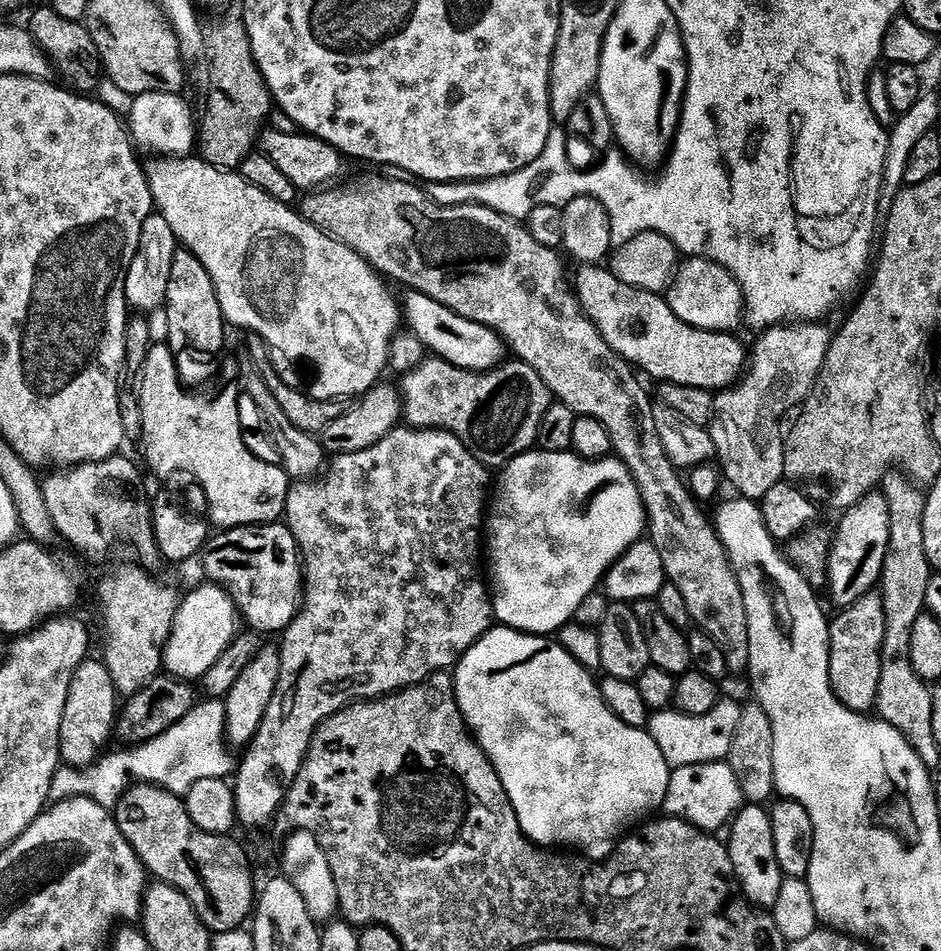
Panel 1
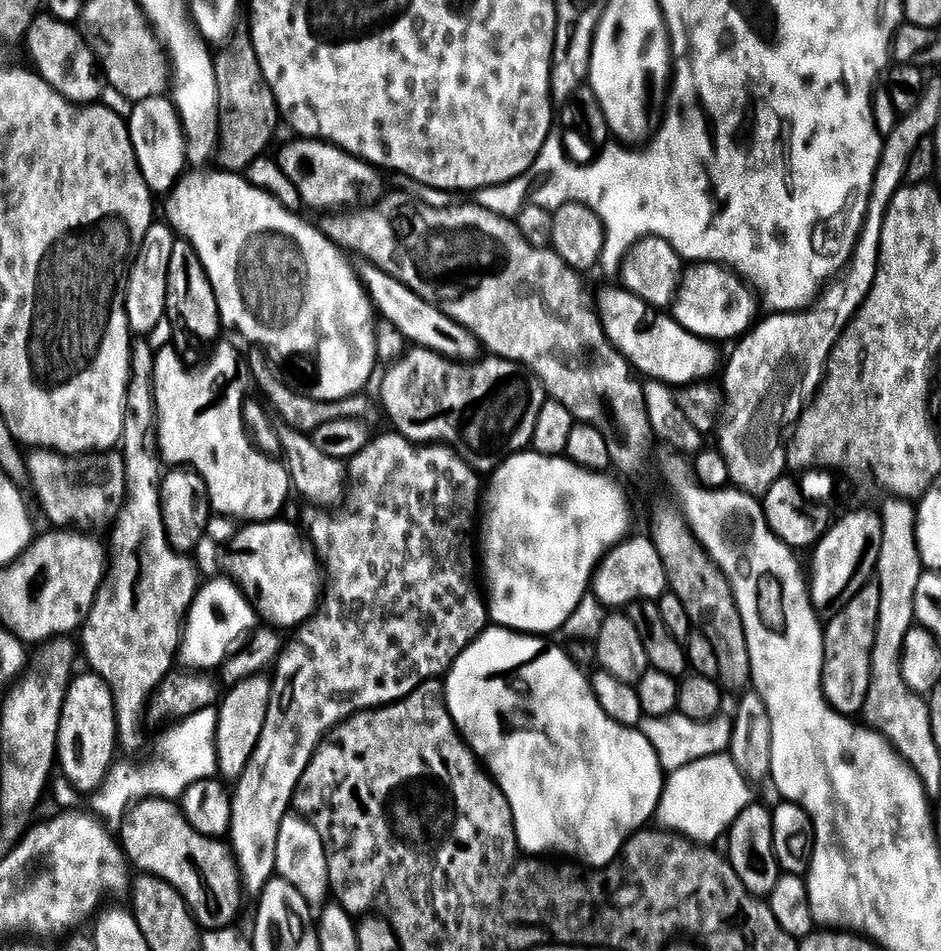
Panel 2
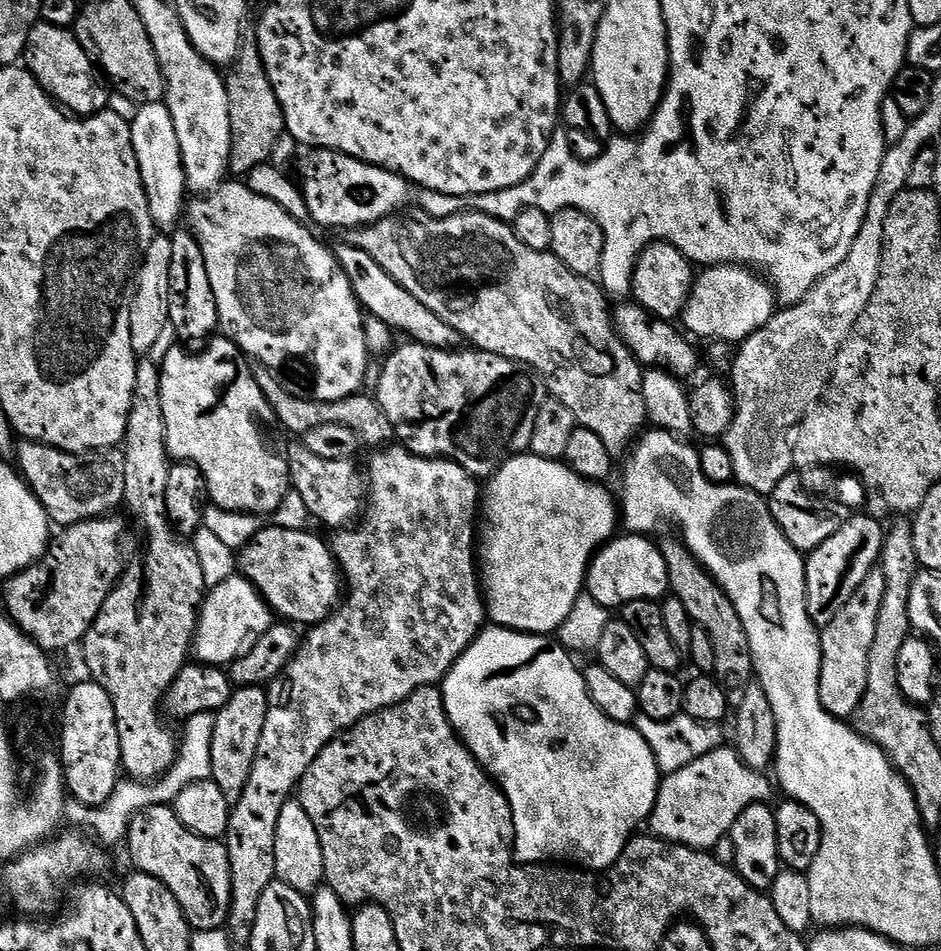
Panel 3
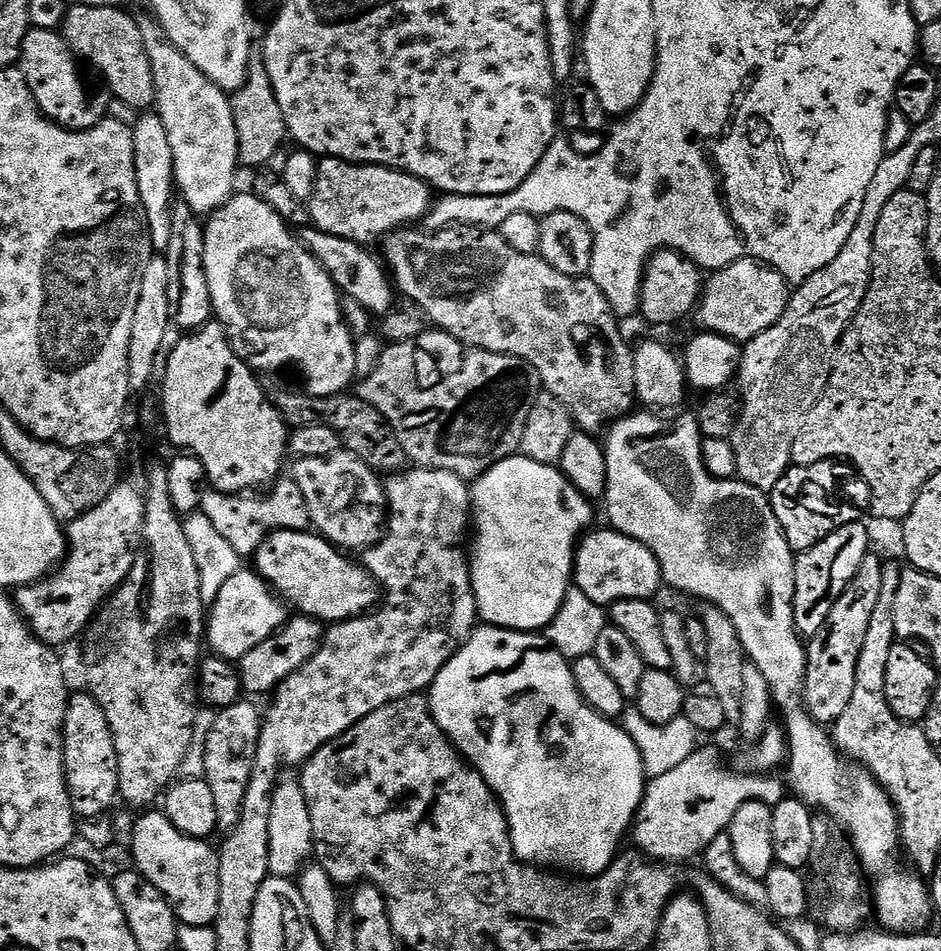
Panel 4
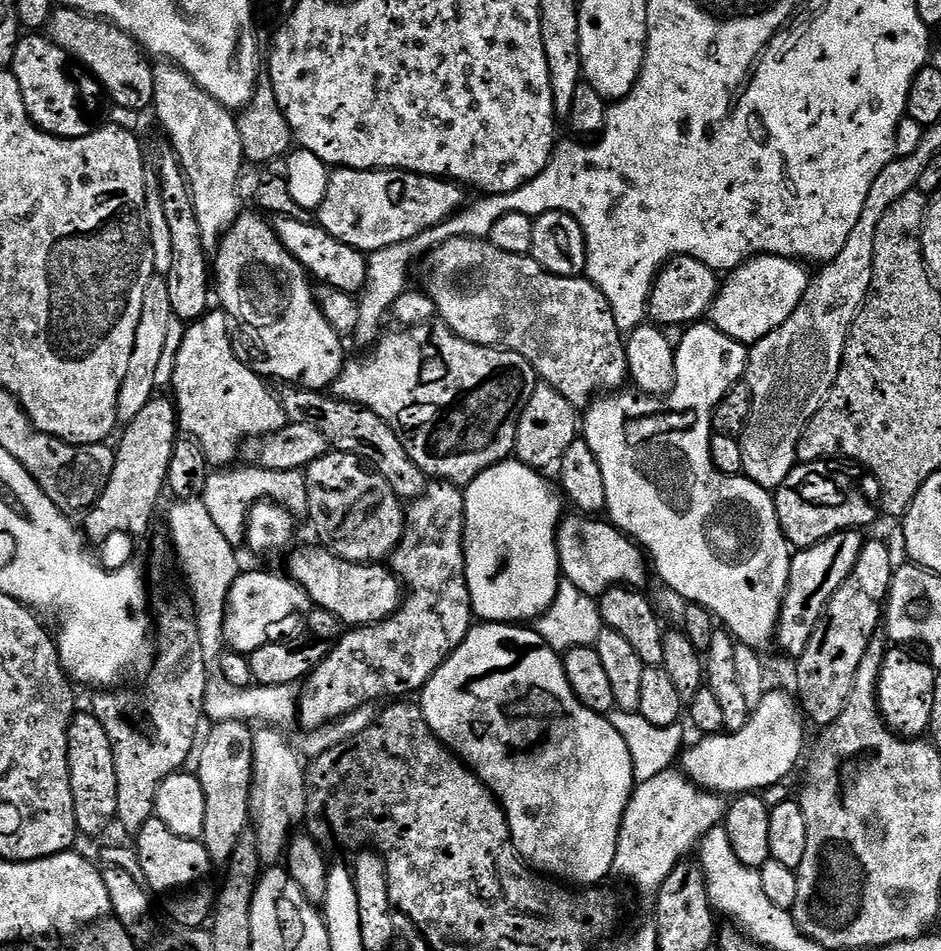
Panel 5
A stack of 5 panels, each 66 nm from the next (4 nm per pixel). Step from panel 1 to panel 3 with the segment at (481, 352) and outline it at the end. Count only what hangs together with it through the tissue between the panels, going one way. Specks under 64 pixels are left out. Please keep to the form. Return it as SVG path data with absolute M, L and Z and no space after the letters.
M341 242L340 245L335 245L334 251L336 261L346 274L346 278L356 294L356 299L360 302L361 309L367 315L376 316L397 333L405 332L408 335L405 337L411 338L415 343L449 350L461 347L462 338L458 334L458 330L454 330L454 326L442 322L442 318L438 318L438 314L426 310L426 306L422 306L422 302L418 302L418 298L414 298L414 294L410 294L405 288L398 286L398 282L394 282L394 278L390 278L390 274L386 274L386 270L382 270L382 266L378 266L378 262L374 262L374 258L370 258L370 254L366 254L366 250L355 248L353 244L347 242Z

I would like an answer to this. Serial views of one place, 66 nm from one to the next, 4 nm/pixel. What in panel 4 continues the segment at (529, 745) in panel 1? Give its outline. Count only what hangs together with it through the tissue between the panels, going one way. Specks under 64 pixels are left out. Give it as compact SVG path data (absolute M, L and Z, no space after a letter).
M491 626L477 627L473 632L472 637L464 643L464 647L459 652L454 654L454 658L450 658L450 662L446 662L446 666L438 674L438 678L433 682L430 689L430 703L432 706L432 713L434 714L438 726L443 730L445 736L452 741L457 752L480 773L481 778L492 787L492 791L496 793L496 799L504 806L504 812L508 815L508 829L512 831L512 849L516 851L516 859L533 866L539 866L544 870L563 870L568 874L579 874L581 877L587 878L590 876L598 876L605 872L610 867L613 860L616 859L618 853L621 851L620 843L623 842L624 836L629 835L630 829L633 827L637 812L640 811L640 804L644 800L644 793L646 791L646 769L644 767L644 755L640 753L640 747L634 742L634 738L630 738L630 734L619 724L607 720L604 716L599 716L597 712L585 702L580 696L580 690L576 685L576 679L572 673L572 664L570 660L562 655L556 647L549 643L547 635L537 634L534 632L513 632L510 628L494 628Z

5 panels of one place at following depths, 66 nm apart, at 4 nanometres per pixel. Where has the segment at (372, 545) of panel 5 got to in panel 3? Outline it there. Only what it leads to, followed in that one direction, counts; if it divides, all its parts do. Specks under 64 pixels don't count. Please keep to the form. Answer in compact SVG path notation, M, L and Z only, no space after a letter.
M286 452L291 487L302 496L313 517L329 516L328 524L332 530L351 525L361 515L366 504L366 480L361 469L359 472L352 460L318 458L318 454L308 456L309 452L304 452L304 456Z

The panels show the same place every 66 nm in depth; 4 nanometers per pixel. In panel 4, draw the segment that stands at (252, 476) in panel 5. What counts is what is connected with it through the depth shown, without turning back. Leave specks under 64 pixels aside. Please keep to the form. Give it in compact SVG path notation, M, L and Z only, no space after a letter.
M282 478L273 485L266 498L256 494L205 491L201 504L201 515L210 519L218 534L226 539L241 558L253 557L269 531L307 531L311 527L309 508L302 490L291 478Z

